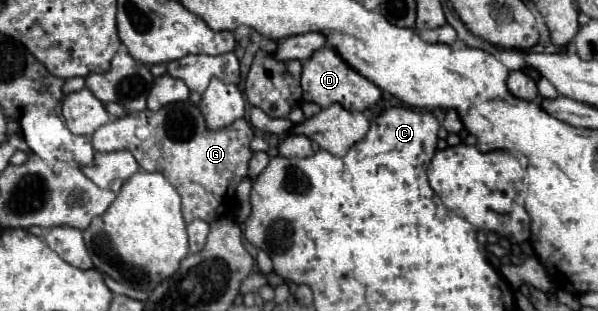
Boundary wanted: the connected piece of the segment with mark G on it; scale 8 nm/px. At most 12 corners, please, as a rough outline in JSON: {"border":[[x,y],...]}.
{"border":[[198,106],[110,120],[96,152],[130,150],[186,222],[230,210],[254,128],[210,130]]}

